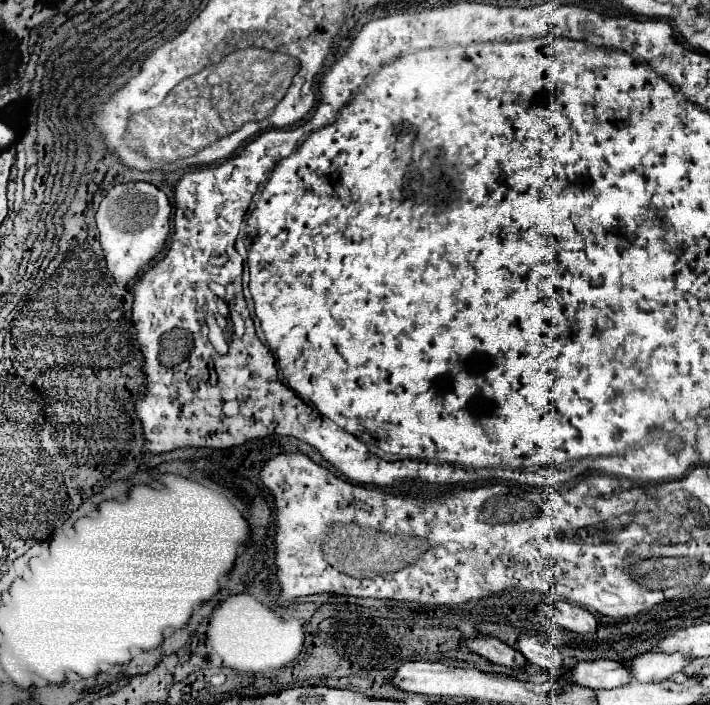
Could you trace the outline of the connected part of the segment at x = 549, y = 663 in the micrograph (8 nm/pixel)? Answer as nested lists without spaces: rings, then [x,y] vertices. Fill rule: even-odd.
[[[520,636],[518,650],[530,664],[540,666],[548,672],[556,672],[562,668],[562,656],[542,636]]]

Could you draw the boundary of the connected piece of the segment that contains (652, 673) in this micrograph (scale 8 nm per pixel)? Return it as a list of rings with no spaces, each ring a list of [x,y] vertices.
[[[646,652],[626,662],[636,682],[668,680],[674,674],[680,674],[686,668],[686,664],[688,664],[688,658],[684,654],[662,654],[662,652]]]

